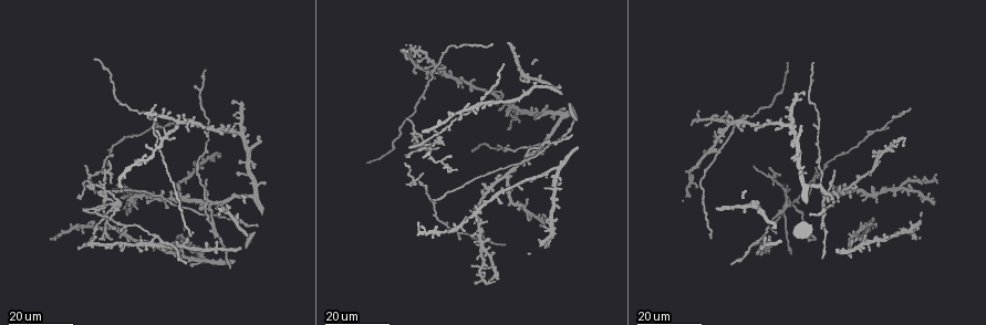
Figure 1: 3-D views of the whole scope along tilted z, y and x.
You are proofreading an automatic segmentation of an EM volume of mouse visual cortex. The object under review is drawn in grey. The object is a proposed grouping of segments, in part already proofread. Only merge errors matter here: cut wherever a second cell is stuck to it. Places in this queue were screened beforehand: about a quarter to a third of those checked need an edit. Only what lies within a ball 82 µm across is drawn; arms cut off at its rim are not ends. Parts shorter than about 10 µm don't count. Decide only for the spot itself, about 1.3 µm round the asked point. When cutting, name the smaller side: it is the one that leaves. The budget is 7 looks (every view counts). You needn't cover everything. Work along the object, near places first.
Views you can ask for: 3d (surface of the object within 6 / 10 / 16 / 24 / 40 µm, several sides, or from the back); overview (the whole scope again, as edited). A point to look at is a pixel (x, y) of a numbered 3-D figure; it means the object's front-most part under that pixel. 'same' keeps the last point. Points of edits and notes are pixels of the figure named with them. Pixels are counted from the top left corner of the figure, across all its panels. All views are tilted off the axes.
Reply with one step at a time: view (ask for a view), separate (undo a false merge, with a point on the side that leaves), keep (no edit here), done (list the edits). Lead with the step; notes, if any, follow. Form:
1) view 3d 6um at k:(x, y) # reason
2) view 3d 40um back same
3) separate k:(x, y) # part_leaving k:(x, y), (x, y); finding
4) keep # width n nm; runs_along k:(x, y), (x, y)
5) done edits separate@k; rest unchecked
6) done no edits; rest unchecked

view 3d 16um at 1:(824, 219) # four arms meet

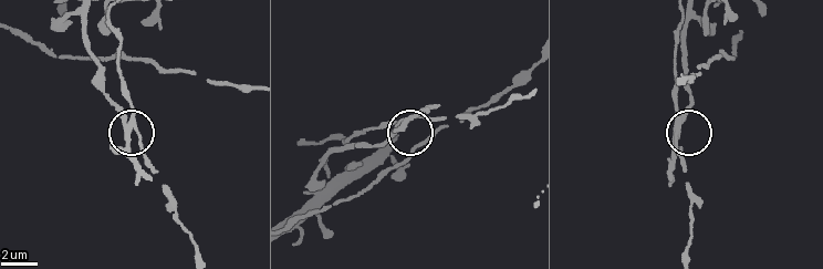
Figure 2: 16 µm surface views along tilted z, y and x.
view 3d 10um at 2:(675, 120)

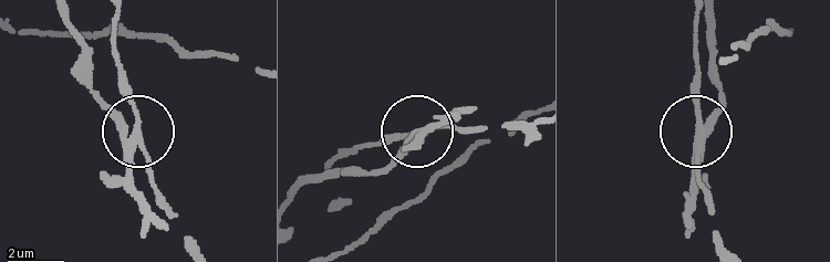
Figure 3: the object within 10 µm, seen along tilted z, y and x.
separate 3:(113, 108) # width 250 nm; two cells meet here

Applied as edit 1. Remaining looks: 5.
view 3d 16um at 1:(158, 235) # arms part here

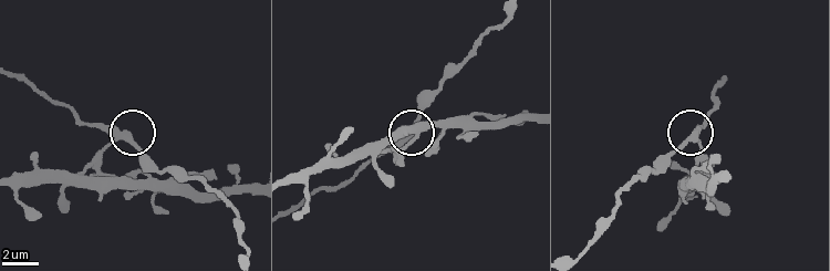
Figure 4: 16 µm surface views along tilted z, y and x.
view 3d 6um at 4:(407, 138) # zoom in

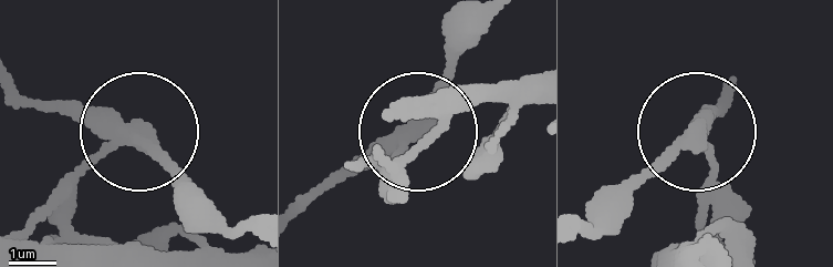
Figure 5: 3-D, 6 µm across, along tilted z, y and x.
keep # arms 3; continuous, no second cell

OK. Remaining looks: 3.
view 3d 16um at 1:(713, 152) # arms part here

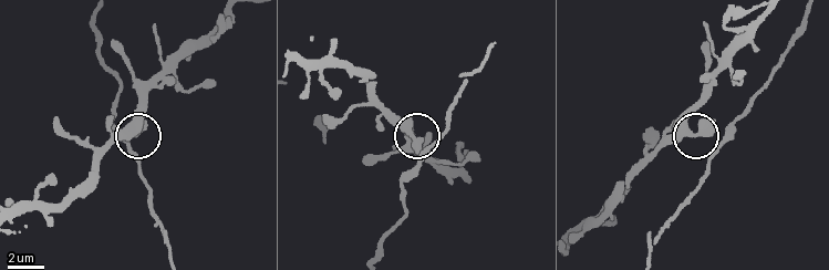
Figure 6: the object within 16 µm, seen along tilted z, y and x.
view 3d 6um at 6:(702, 131)

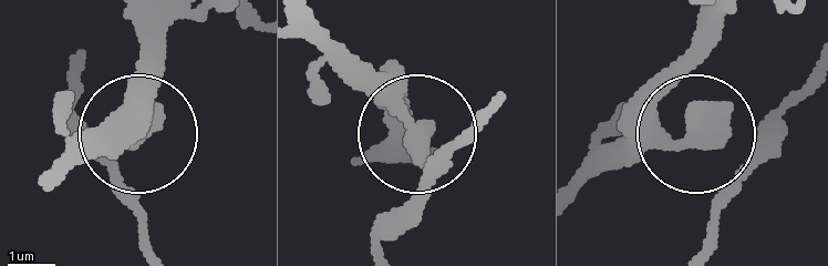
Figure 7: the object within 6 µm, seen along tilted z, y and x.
view 3d 6um back at 7:(700, 138)

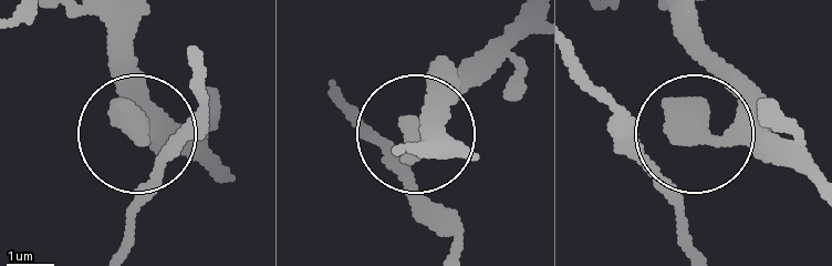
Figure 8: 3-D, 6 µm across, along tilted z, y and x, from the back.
keep # one cell here

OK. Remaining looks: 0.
done edits separate@3; rest unchecked

